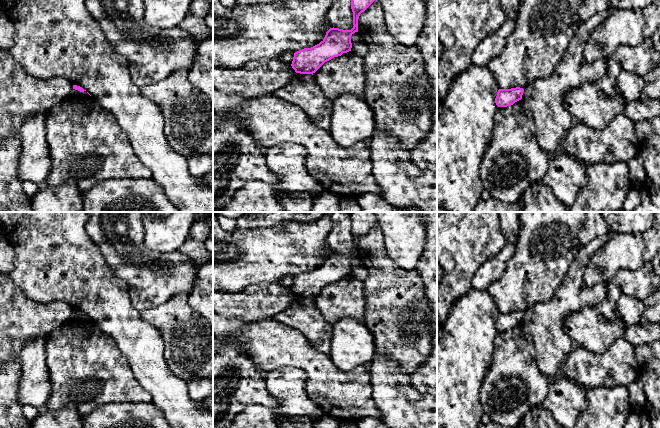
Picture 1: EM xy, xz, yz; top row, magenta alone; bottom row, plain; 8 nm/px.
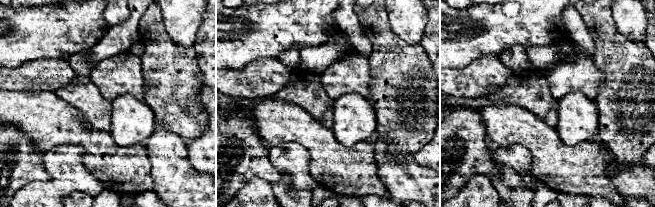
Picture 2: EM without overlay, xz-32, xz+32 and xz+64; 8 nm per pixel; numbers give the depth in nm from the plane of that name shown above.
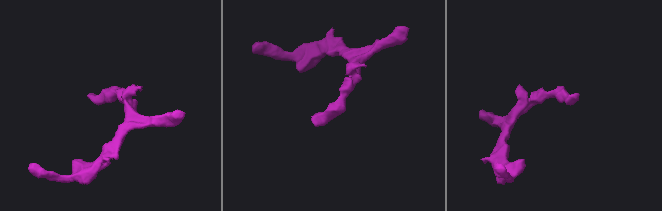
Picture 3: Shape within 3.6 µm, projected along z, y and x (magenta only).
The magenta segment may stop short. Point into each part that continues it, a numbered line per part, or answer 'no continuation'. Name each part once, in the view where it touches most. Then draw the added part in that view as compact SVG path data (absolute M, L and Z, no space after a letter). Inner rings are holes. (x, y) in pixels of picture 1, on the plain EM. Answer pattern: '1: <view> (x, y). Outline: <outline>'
no continuation

